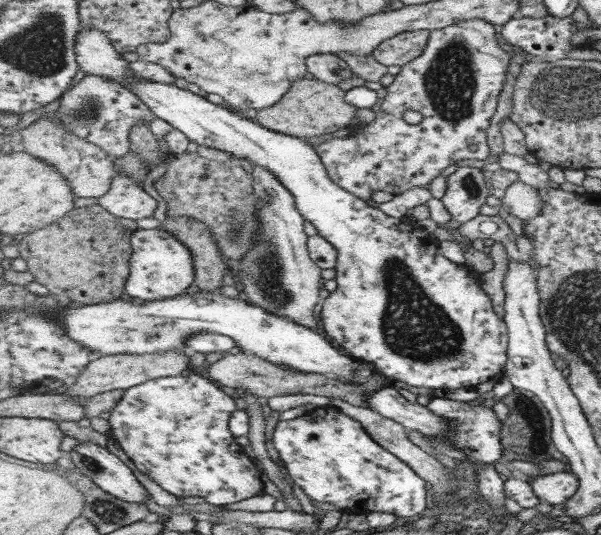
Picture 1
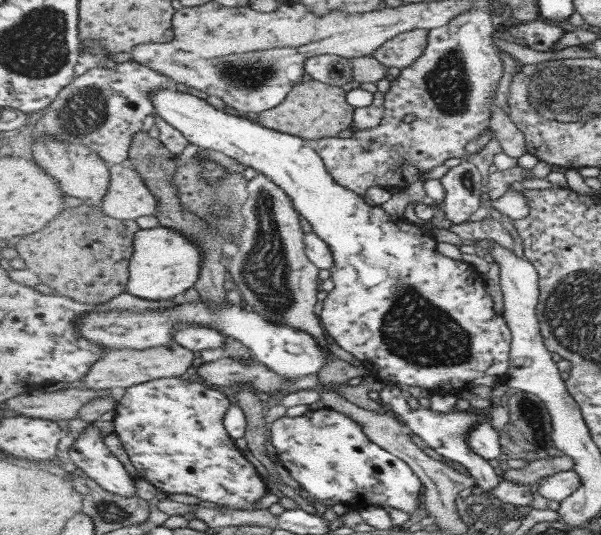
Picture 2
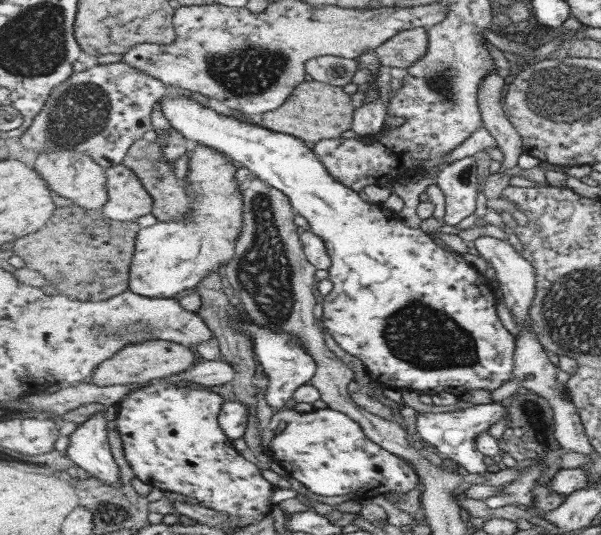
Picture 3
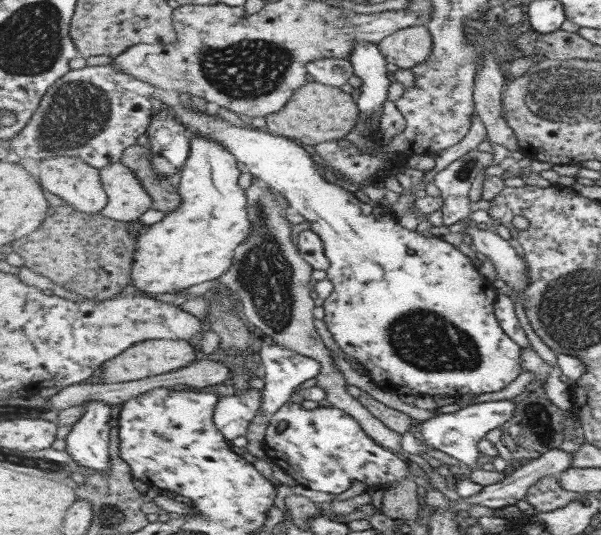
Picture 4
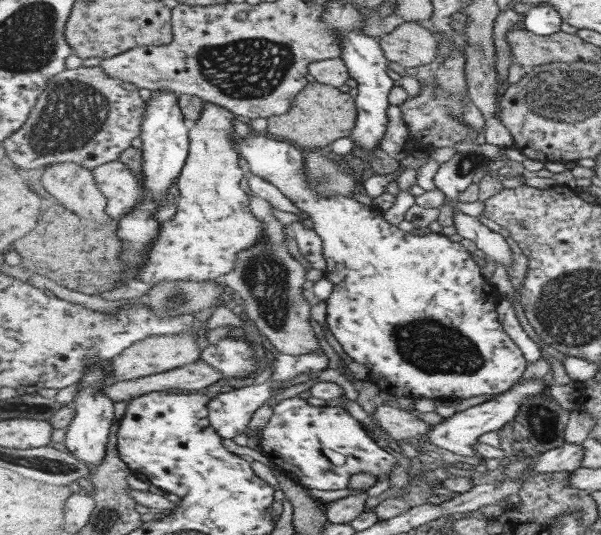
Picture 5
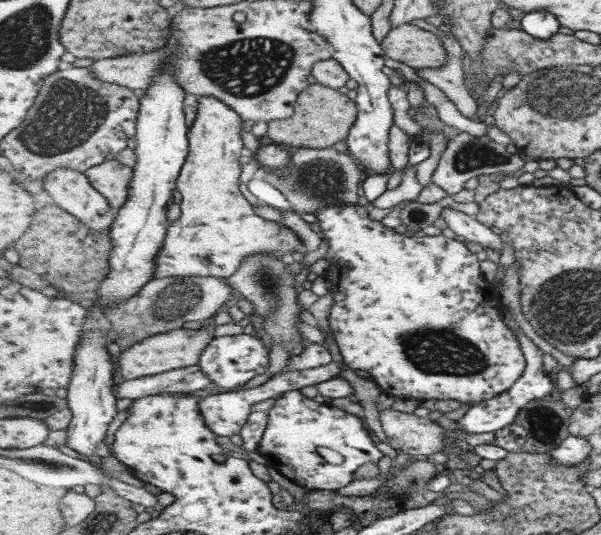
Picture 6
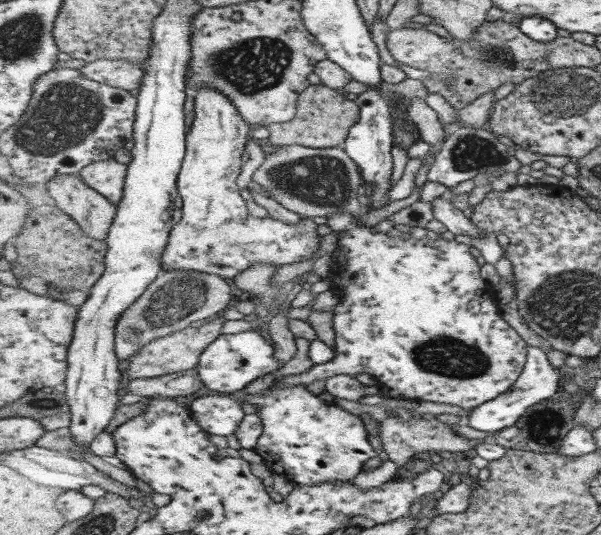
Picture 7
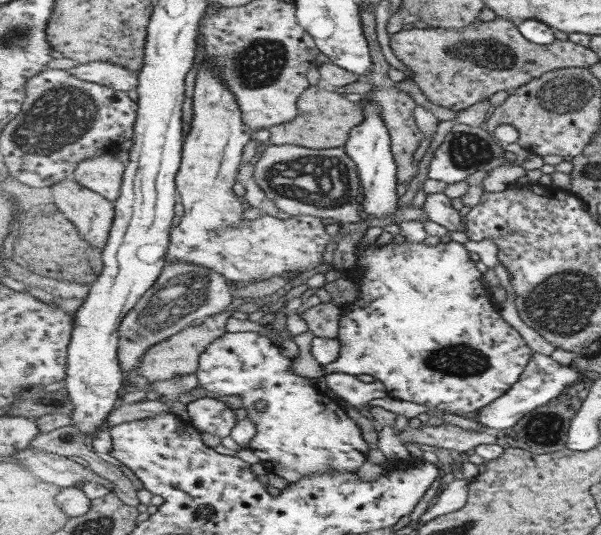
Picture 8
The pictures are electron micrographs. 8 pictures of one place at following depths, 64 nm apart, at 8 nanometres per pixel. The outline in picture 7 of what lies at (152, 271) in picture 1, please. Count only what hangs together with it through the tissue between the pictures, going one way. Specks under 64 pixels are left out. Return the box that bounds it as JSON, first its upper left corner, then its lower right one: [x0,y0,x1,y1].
[162,85,323,281]

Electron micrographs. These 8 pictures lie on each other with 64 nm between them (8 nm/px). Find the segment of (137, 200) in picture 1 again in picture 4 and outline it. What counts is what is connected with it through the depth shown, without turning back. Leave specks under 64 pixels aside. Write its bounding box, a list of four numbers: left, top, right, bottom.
[100,161,153,222]

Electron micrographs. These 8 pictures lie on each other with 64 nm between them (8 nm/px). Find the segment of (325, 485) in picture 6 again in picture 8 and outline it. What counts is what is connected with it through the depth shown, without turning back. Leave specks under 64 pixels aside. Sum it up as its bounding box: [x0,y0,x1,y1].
[196,332,369,483]

